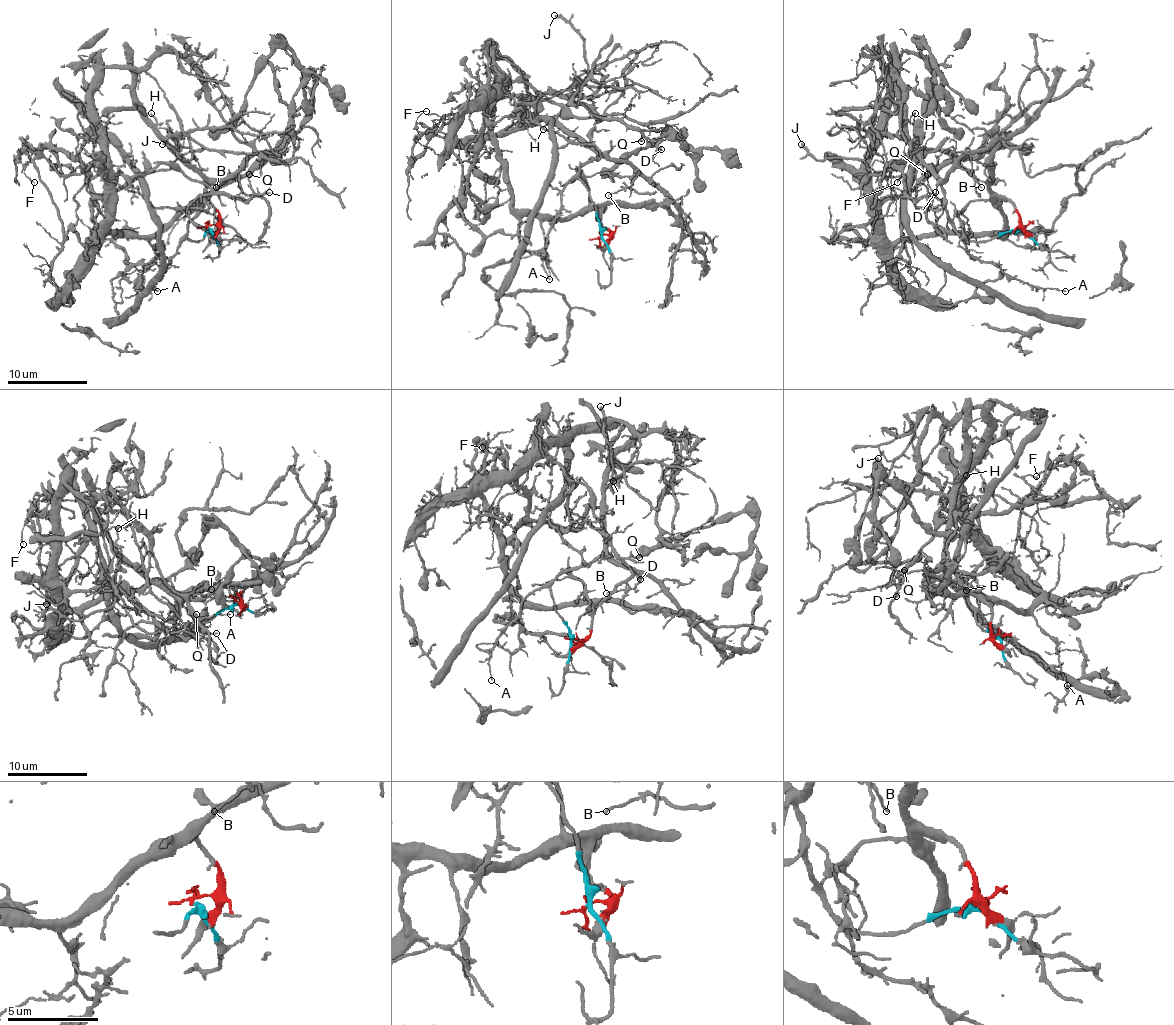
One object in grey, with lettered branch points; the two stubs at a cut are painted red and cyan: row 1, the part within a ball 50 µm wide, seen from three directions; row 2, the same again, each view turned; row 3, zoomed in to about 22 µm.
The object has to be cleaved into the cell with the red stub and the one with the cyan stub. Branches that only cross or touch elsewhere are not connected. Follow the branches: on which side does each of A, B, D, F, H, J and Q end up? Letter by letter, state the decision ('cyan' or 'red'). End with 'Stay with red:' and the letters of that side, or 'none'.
A: cyan
B: cyan
D: red
F: red
H: cyan
J: cyan
Q: red
Stay with red: D, F, Q

